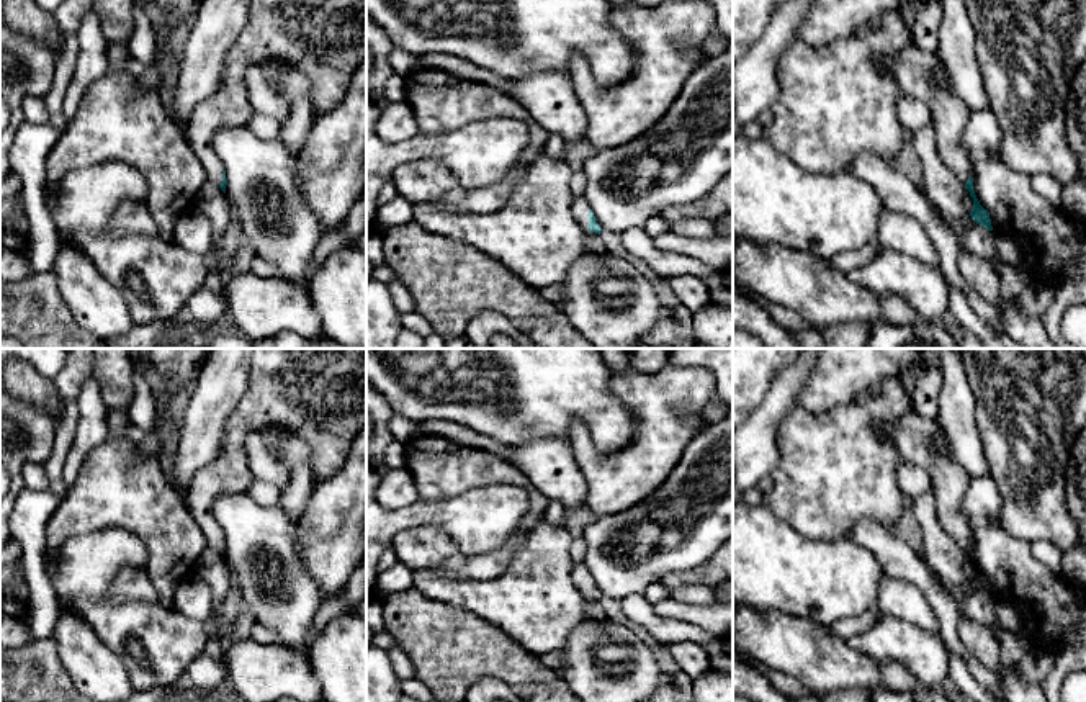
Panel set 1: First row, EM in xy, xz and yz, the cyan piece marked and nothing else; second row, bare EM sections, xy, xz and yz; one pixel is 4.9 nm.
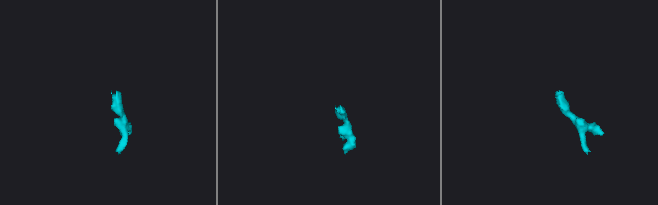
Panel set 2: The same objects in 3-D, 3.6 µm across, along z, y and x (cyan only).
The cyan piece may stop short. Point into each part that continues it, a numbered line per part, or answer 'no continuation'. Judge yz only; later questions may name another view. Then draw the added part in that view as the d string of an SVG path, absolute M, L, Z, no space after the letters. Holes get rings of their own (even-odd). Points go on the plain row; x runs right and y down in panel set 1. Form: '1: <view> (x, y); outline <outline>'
1: yz (915, 437); outline M908 412L893 425L873 425L875 435L890 440L911 465L924 468L936 493L936 519L940 529L965 551L972 543L972 520L962 504L970 475L939 448L940 434L936 419Z

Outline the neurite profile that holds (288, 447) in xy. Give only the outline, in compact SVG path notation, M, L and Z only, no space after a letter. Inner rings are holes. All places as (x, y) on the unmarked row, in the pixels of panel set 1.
M268 425L258 434L272 455L289 471L289 481L280 491L280 502L291 519L298 519L317 486L312 450L298 432L281 425Z

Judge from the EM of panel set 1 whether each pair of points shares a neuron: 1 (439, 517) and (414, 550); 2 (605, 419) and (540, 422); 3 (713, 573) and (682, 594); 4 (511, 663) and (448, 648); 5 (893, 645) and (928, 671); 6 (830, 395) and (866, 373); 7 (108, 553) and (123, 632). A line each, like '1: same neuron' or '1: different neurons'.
1: different neurons
2: same neuron
3: different neurons
4: same neuron
5: same neuron
6: same neuron
7: same neuron

